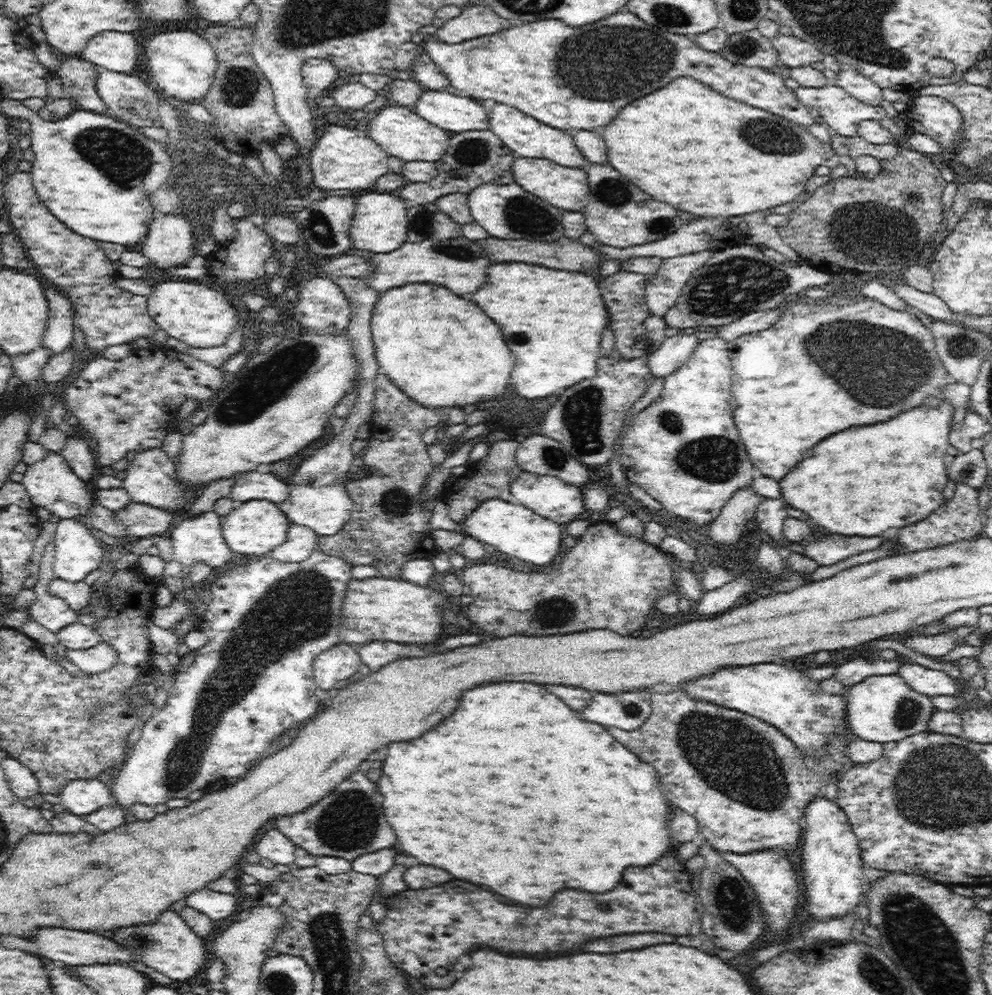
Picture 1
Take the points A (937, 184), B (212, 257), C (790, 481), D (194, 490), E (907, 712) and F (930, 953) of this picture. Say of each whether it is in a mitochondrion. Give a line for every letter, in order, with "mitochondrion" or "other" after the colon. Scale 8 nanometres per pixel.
A: other
B: other
C: other
D: other
E: mitochondrion
F: mitochondrion

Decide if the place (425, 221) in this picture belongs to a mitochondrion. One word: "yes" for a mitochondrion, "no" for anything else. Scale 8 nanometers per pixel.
yes

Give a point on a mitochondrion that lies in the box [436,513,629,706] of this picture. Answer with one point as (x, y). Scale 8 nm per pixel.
(556, 612)

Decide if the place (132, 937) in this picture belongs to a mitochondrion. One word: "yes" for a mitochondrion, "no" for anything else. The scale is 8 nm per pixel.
yes

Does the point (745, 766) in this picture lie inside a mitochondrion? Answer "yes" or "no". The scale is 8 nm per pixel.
yes

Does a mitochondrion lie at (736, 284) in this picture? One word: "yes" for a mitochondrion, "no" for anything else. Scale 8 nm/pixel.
yes

